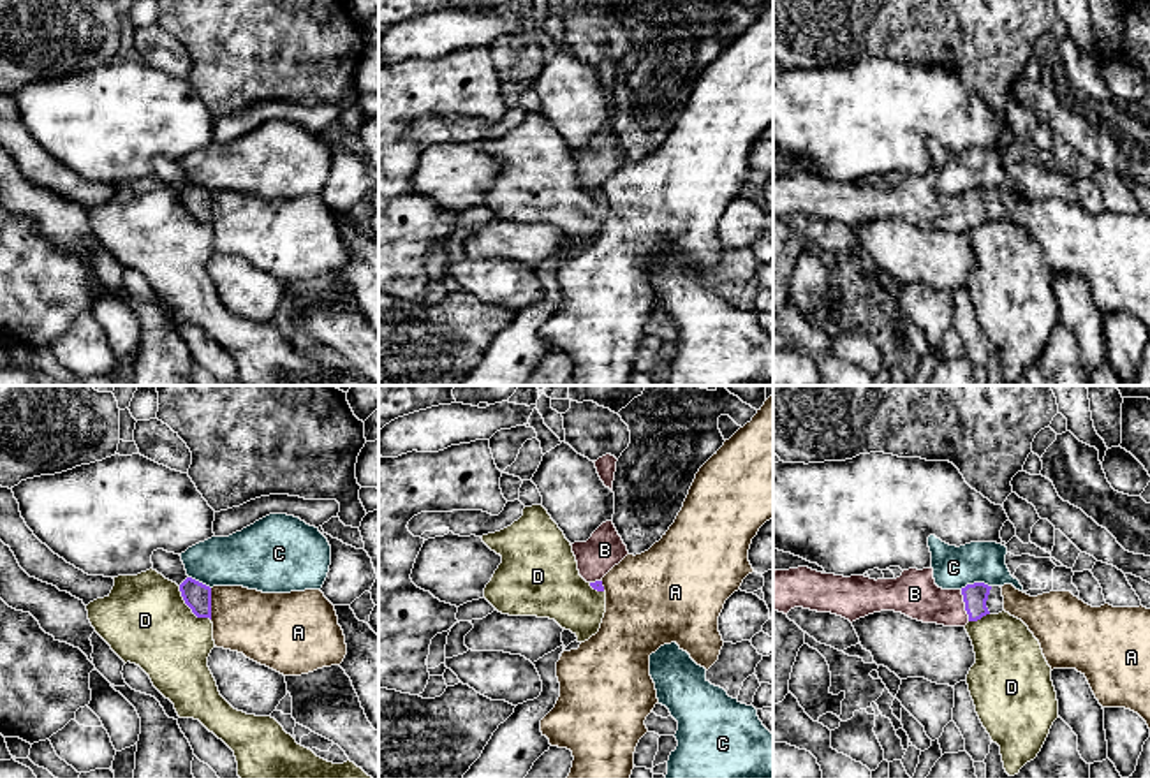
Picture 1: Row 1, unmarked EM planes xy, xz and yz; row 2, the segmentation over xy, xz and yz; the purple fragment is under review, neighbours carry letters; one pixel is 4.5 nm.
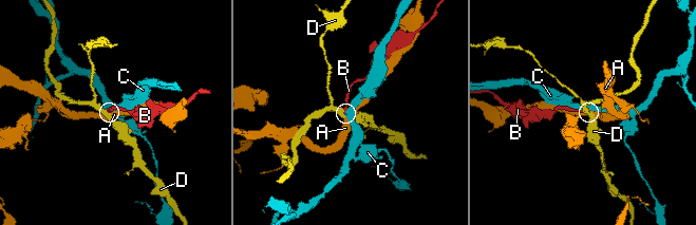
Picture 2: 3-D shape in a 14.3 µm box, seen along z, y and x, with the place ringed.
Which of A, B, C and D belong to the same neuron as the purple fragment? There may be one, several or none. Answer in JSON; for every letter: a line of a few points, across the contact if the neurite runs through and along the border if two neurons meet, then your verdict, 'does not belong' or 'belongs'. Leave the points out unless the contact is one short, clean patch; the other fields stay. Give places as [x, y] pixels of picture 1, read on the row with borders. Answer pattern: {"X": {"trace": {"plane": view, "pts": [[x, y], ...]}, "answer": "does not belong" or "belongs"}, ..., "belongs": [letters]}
{"A": {"trace": {"plane": "xy", "pts": [[210, 588], [212, 618]]}, "answer": "does not belong"}, "B": {"trace": {"plane": "yz", "pts": [[974, 595], [965, 606], [936, 606], [914, 594]]}, "answer": "belongs"}, "C": {"trace": {"plane": "yz", "pts": [[990, 585], [967, 583], [960, 588]]}, "answer": "does not belong"}, "D": {"trace": {"plane": "xy", "pts": [[178, 587], [184, 602], [198, 616], [210, 620]]}, "answer": "does not belong"}, "belongs": ["B"]}

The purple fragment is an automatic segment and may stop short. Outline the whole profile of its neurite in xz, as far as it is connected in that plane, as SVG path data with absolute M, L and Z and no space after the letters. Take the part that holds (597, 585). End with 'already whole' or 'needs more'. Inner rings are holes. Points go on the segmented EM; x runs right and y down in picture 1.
M613 521L602 523L586 542L571 546L579 576L597 591L604 591L602 577L629 554Z | needs more

